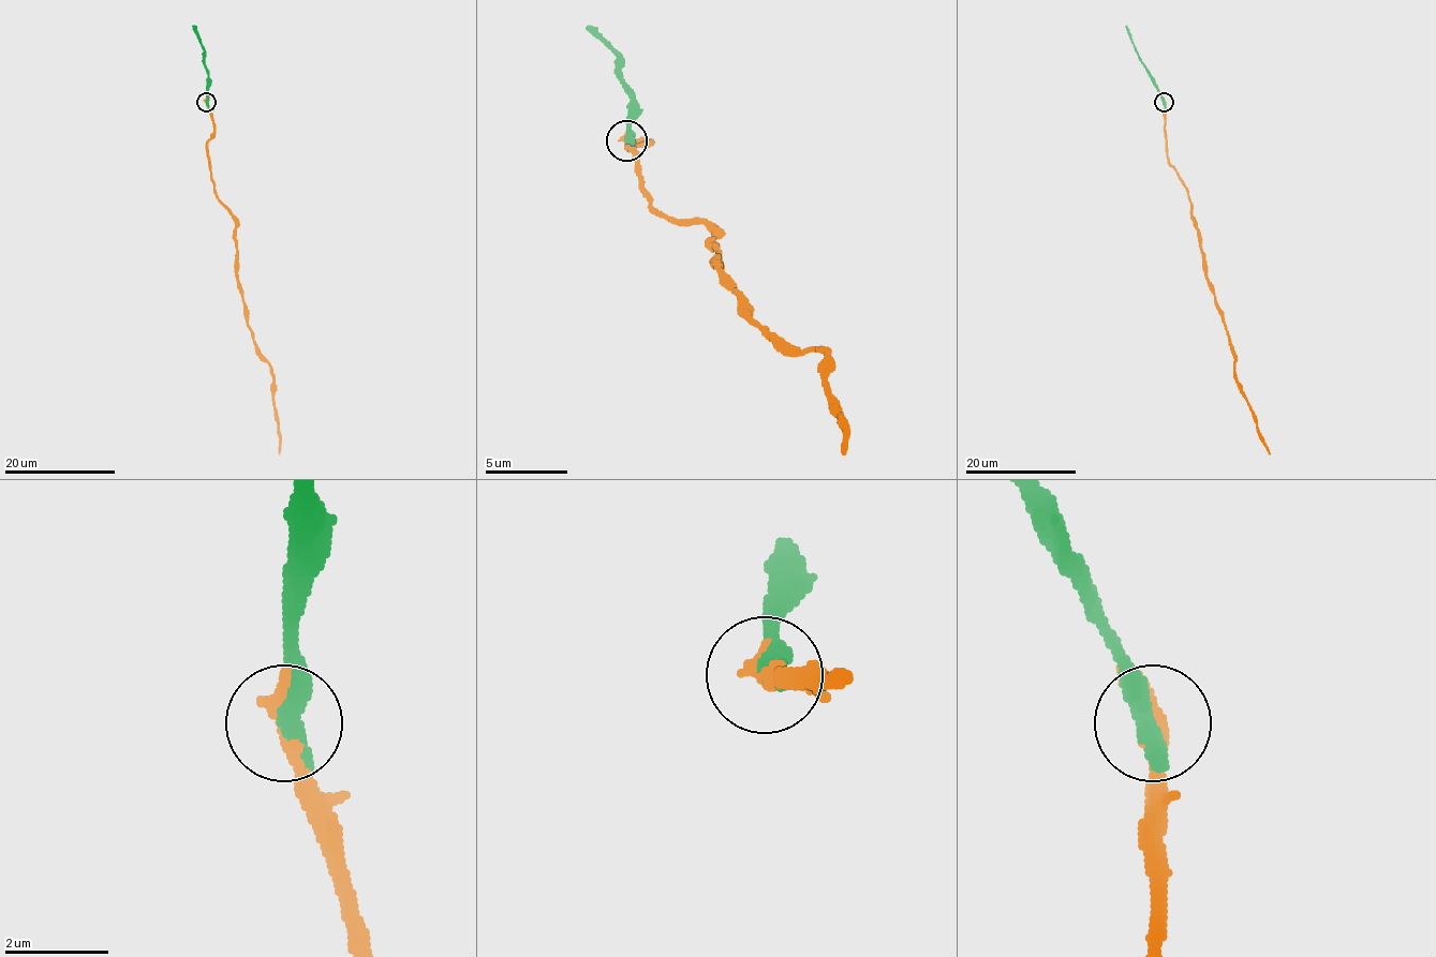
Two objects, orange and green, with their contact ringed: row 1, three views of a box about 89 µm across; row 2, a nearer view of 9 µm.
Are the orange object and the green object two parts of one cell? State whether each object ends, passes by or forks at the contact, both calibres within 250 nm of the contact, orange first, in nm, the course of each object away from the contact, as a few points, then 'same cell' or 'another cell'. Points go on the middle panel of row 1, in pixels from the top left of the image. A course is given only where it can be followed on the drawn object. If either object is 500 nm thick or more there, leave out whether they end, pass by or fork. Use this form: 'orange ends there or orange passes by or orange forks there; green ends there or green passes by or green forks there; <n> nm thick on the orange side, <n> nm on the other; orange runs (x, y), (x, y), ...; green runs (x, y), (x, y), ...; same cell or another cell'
320 nm thick on the orange side, 500 nm on the other; orange runs (625, 141), (650, 141), (630, 146), (654, 208), (712, 233), (716, 262), (761, 327), (824, 356), (844, 454); green runs (625, 141), (630, 96), (621, 59), (588, 30); same cell

